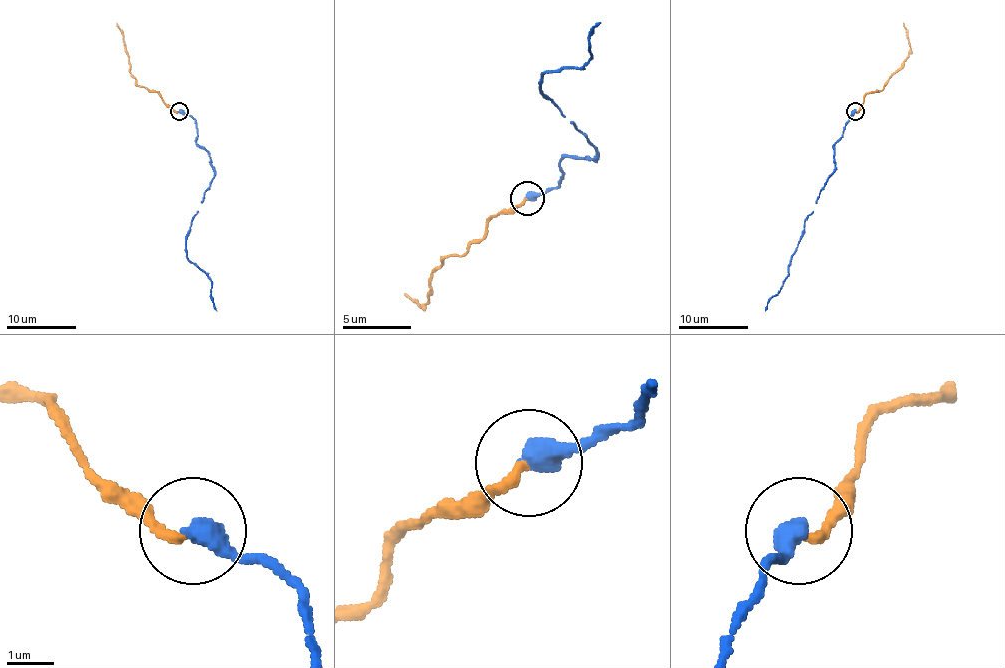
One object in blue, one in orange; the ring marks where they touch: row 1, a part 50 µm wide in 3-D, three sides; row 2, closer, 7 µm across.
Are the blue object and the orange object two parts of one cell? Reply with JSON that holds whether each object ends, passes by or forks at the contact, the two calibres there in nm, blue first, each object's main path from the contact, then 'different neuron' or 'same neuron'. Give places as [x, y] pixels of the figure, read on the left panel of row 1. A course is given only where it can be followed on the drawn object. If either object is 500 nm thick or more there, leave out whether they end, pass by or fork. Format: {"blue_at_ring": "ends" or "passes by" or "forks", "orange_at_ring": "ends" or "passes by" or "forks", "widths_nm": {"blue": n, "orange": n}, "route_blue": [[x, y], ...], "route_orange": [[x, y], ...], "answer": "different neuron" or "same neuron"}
{"blue_at_ring": "ends", "orange_at_ring": "ends", "widths_nm": {"blue": 480, "orange": 190}, "route_blue": [[179, 111], [194, 120], [196, 143], [208, 153], [213, 170], [191, 222], [186, 255], [210, 280], [217, 311]], "route_orange": [[179, 111], [172, 110], [160, 94], [140, 87], [130, 73], [123, 32], [116, 23]], "answer": "same neuron"}

